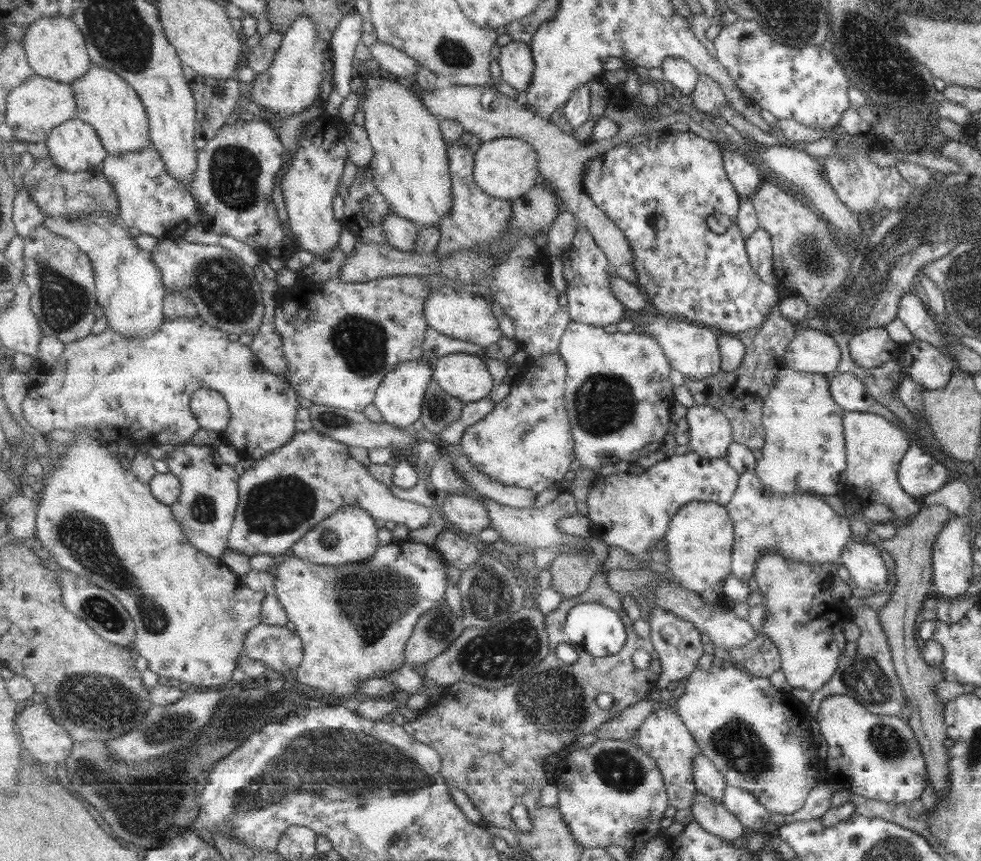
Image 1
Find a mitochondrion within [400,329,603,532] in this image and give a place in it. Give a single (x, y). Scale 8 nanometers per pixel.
(438, 405)

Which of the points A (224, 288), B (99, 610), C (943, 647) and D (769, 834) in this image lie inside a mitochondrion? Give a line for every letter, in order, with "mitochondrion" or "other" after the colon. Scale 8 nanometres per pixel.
A: mitochondrion
B: mitochondrion
C: other
D: other

